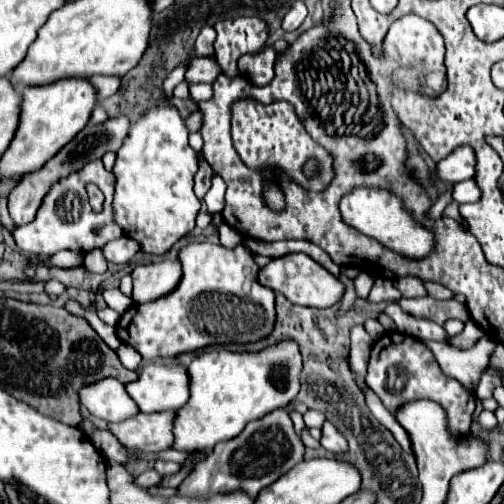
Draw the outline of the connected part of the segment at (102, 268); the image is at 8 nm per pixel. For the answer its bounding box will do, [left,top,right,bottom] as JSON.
[83,250,107,274]

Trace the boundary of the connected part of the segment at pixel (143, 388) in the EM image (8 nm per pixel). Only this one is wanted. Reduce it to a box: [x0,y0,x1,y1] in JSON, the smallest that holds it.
[125,364,189,412]

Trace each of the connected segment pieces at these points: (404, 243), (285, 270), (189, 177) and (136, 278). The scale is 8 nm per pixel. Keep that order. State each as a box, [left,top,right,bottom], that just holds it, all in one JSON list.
[[339,188,433,258],[257,254,345,308],[113,96,199,256],[133,260,181,302]]

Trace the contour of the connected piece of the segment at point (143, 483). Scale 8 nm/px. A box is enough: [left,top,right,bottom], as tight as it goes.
[135,470,161,488]

